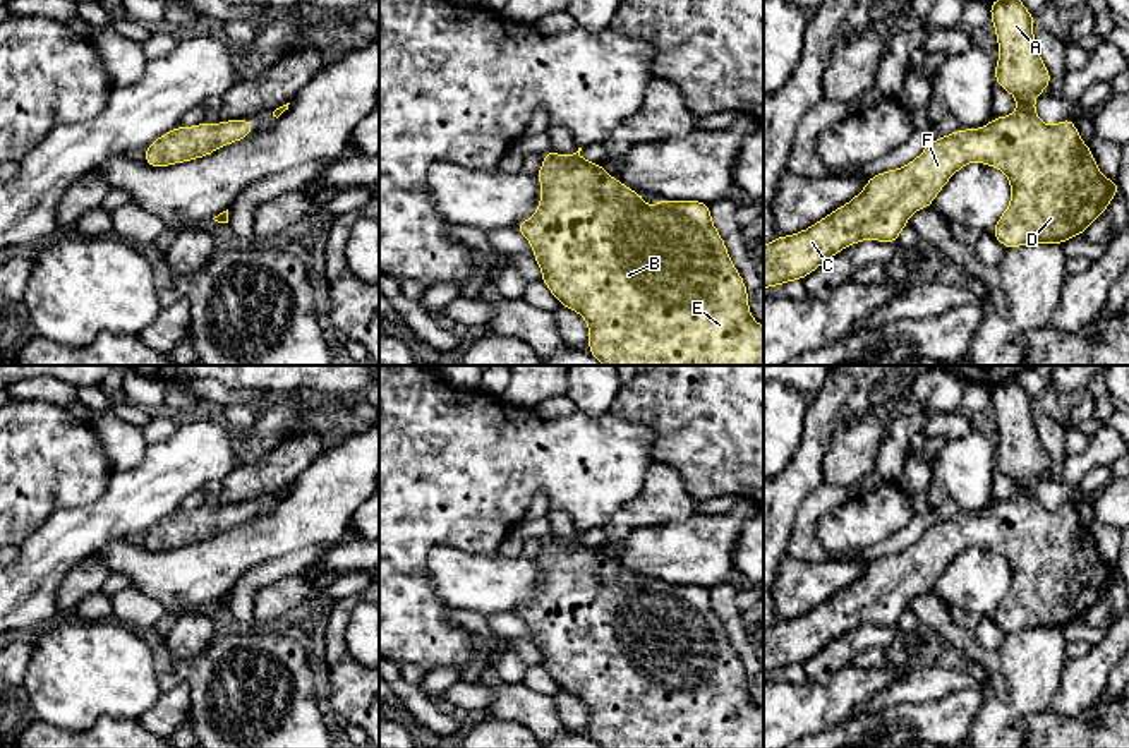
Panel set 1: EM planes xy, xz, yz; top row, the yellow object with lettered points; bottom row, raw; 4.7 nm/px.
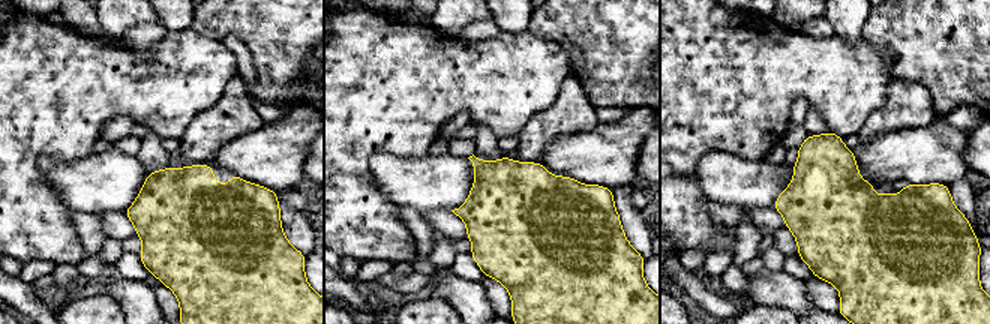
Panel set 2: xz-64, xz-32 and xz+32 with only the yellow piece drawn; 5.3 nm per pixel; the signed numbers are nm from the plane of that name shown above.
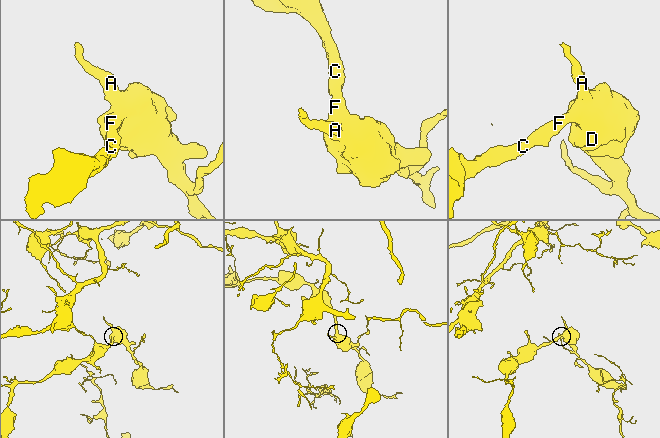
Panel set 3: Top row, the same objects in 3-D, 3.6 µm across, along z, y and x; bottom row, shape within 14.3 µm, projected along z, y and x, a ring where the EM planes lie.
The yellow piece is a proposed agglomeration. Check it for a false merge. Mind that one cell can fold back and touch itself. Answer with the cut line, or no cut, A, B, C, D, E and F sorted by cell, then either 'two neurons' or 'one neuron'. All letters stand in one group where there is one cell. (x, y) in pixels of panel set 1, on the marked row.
no cut | A B C D E F | one neuron

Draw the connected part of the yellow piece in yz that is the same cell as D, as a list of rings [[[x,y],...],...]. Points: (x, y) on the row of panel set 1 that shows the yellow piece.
[[[993,0],[990,15],[1000,51],[995,63],[995,84],[1017,100],[1017,110],[1007,117],[995,117],[976,130],[957,129],[954,134],[935,139],[903,168],[870,177],[858,196],[810,228],[776,237],[764,245],[764,288],[803,280],[834,254],[861,240],[896,244],[909,216],[930,208],[949,178],[971,161],[1002,170],[1011,180],[1011,204],[990,232],[1005,249],[1064,244],[1076,235],[1084,235],[1086,228],[1108,209],[1110,199],[1122,190],[1115,180],[1102,175],[1072,118],[1067,117],[1059,125],[1045,125],[1035,112],[1035,98],[1048,87],[1052,79],[1033,38],[1036,17],[1021,0]]]

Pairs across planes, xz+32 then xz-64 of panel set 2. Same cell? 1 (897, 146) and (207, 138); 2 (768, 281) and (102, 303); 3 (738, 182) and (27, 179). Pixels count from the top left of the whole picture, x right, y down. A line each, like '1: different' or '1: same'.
1: different
2: different
3: different

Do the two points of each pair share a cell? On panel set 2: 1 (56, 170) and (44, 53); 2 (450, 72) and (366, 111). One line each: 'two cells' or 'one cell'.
1: two cells
2: one cell

